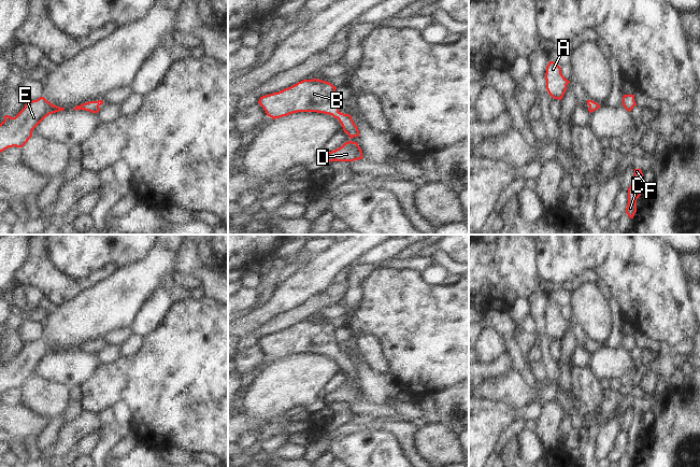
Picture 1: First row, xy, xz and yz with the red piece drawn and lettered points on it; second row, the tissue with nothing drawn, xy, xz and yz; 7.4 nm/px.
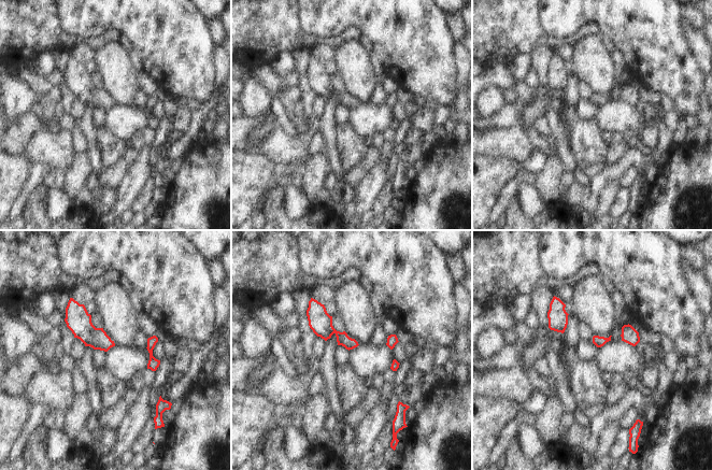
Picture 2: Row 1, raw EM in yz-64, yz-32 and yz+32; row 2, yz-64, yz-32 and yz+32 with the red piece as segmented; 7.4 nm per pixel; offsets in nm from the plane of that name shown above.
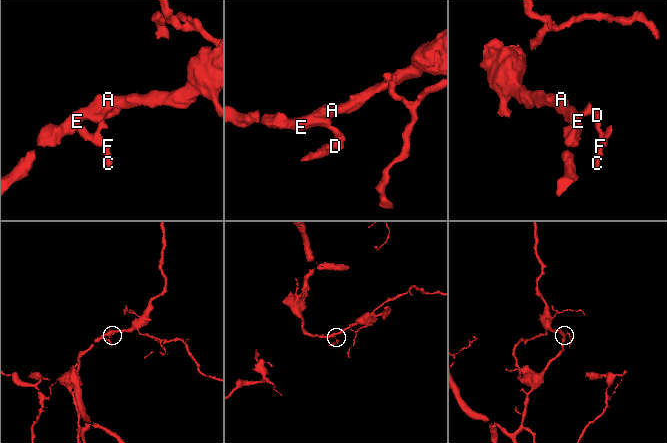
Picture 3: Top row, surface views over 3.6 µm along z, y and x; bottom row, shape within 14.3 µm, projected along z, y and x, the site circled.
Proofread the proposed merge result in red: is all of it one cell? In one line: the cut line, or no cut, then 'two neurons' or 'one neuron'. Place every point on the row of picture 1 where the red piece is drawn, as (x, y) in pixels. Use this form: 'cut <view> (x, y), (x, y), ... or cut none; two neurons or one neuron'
cut none; one neuron

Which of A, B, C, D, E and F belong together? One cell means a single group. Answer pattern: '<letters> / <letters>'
A B C D E F

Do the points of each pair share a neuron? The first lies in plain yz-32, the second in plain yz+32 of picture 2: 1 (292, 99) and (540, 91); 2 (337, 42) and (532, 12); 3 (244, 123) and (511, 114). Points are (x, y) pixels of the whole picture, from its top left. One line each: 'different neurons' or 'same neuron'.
1: different neurons
2: same neuron
3: same neuron

